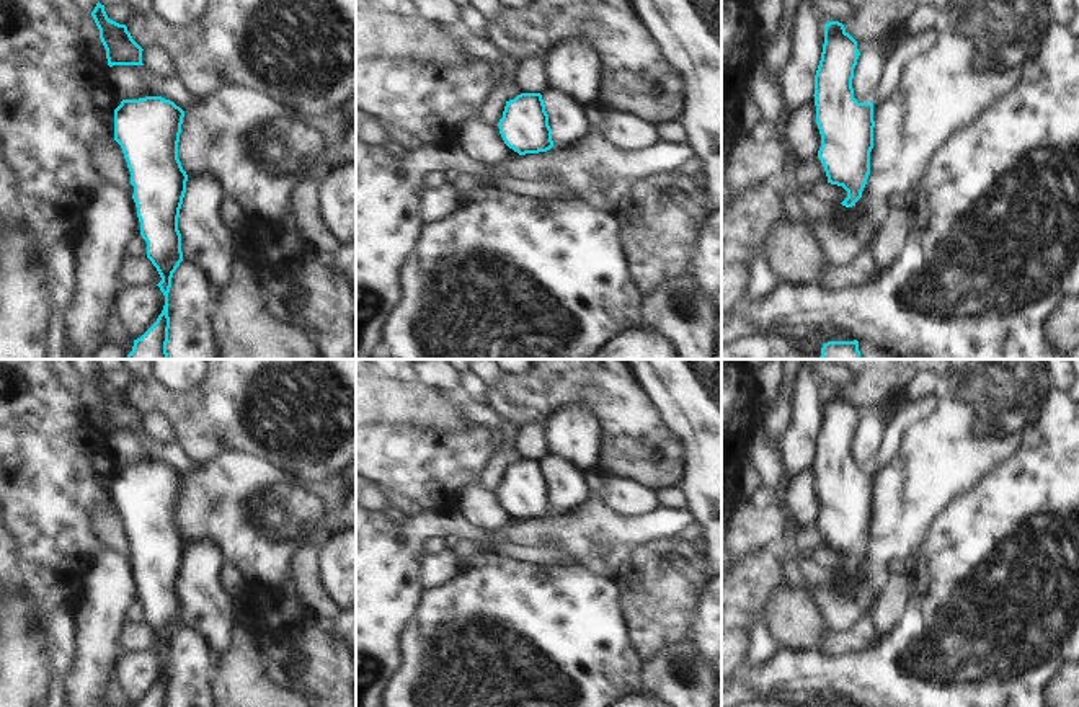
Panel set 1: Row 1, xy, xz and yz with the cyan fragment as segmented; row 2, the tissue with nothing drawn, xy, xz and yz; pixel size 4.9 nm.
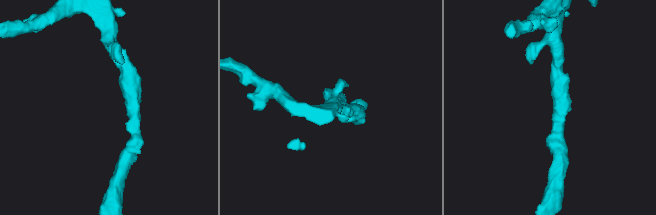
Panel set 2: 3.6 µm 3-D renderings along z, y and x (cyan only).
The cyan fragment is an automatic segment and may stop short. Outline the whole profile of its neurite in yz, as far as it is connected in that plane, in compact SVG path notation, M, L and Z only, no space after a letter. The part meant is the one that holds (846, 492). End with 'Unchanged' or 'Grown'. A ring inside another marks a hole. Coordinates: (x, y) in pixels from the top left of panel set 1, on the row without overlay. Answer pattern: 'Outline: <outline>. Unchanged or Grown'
Outline: M839 387L824 390L824 410L815 441L816 490L821 500L818 524L828 549L842 552L847 563L831 570L855 591L870 565L870 518L873 514L873 469L854 464L852 444L860 418Z. Grown

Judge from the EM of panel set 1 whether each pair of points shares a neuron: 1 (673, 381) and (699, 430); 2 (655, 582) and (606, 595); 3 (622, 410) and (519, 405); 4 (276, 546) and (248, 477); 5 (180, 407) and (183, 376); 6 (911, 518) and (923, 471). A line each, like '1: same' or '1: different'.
1: same
2: different
3: same
4: same
5: different
6: same

